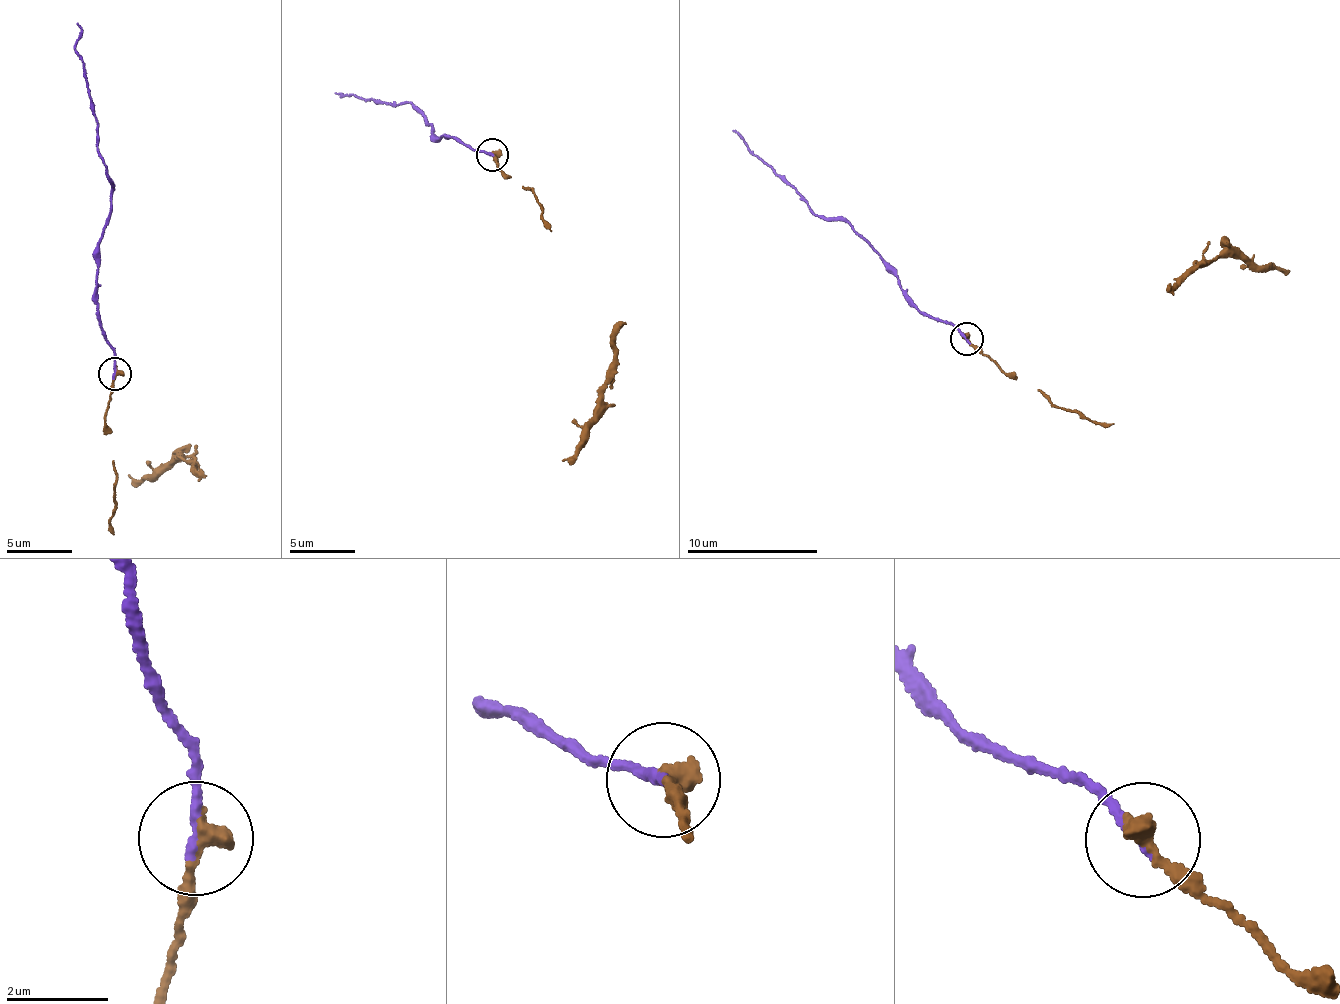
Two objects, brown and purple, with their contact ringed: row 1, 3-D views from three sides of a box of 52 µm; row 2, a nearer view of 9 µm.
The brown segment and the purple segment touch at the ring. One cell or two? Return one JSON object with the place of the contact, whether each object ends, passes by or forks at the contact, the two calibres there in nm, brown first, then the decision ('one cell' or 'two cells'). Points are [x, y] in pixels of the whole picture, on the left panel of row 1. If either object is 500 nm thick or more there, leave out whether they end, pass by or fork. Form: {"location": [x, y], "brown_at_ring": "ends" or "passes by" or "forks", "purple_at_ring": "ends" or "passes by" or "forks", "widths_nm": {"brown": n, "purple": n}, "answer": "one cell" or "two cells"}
{"location": [114, 373], "brown_at_ring": "ends", "purple_at_ring": "ends", "widths_nm": {"brown": 400, "purple": 200}, "answer": "two cells"}

